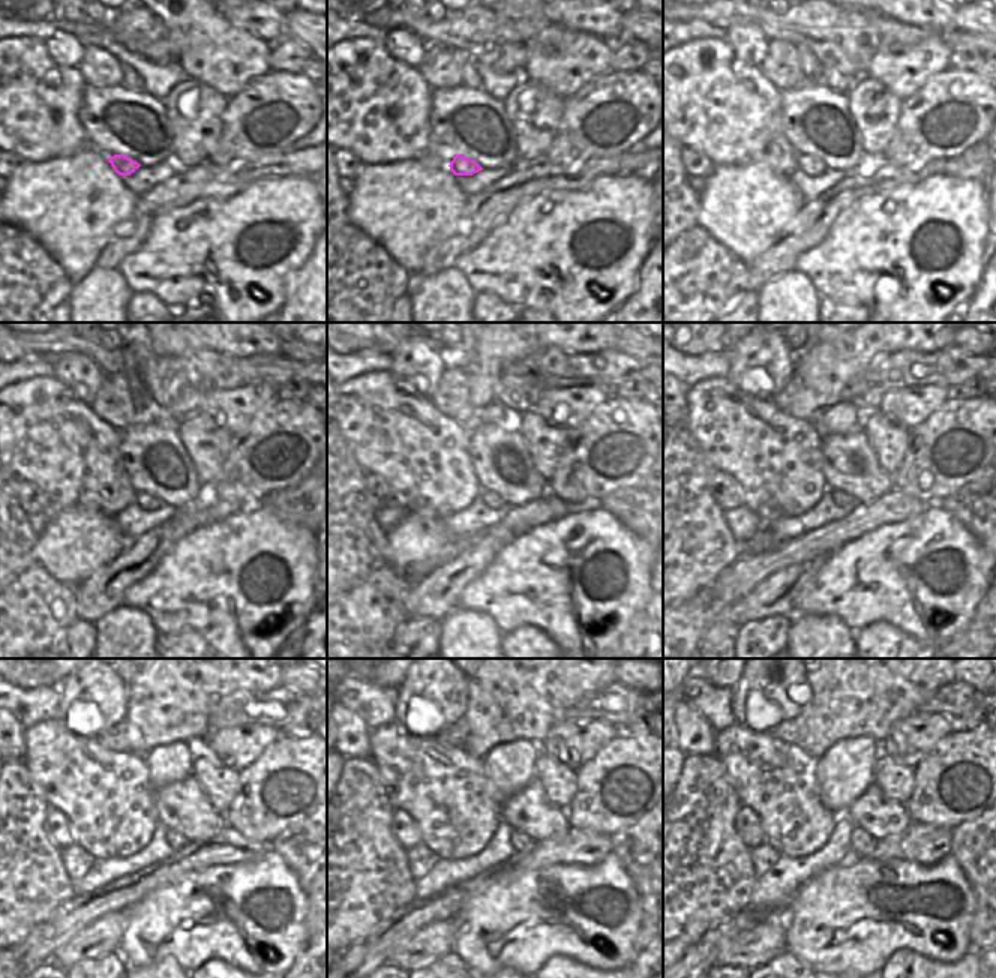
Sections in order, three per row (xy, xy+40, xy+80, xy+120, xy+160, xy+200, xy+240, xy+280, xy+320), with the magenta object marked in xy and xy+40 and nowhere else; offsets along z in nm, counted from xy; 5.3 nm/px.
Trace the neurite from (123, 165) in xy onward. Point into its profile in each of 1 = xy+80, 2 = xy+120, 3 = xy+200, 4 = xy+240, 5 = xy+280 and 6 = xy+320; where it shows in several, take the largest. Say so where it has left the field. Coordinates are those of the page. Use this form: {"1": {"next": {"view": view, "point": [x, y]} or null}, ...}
{"1": {"next": {"view": "xy+80", "point": [807, 164]}}, "2": {"next": {"view": "xy+120", "point": [144, 501]}}, "3": {"next": {"view": "xy+200", "point": [846, 503]}}, "4": {"next": {"view": "xy+240", "point": [173, 837]}}, "5": {"next": {"view": "xy+280", "point": [521, 843]}}, "6": {"next": {"view": "xy+320", "point": [863, 845]}}}

